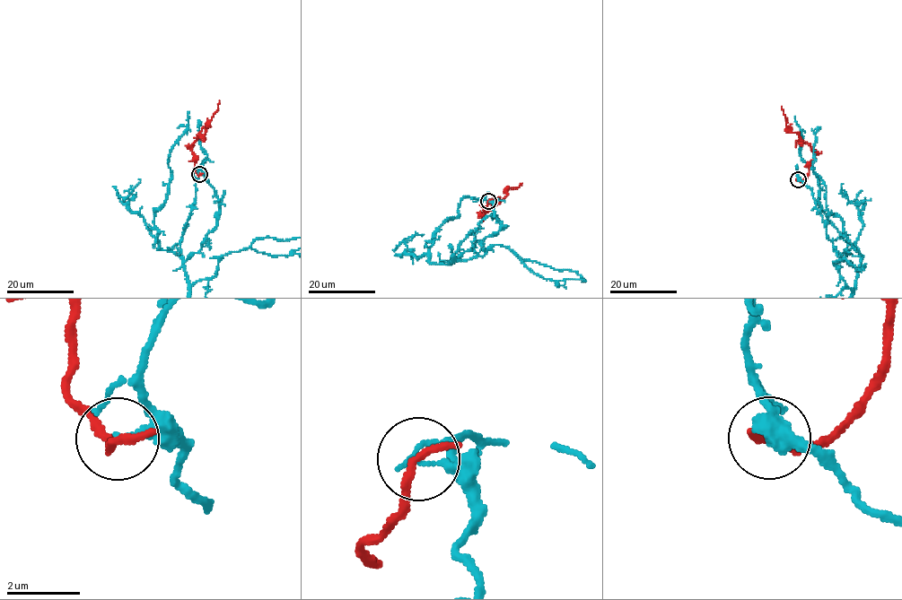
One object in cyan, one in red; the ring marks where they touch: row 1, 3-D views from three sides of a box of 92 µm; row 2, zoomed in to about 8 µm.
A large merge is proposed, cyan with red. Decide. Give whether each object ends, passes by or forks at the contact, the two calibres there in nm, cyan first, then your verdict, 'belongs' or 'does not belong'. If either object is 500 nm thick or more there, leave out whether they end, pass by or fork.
cyan ends | red ends | 170/280 nm | does not belong

